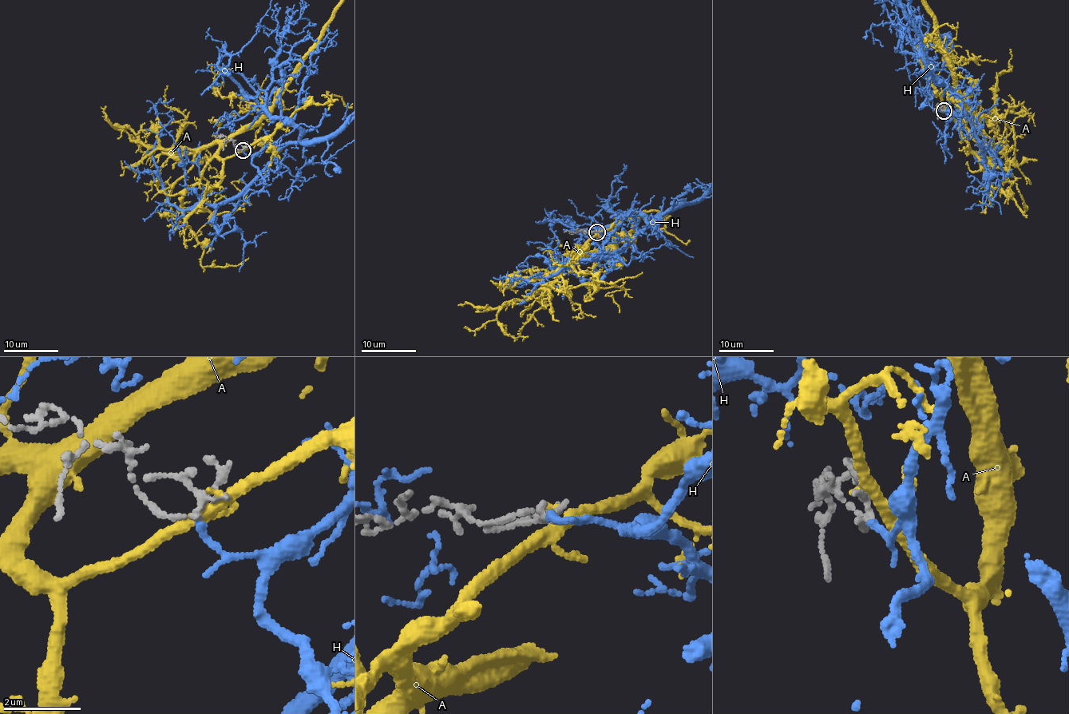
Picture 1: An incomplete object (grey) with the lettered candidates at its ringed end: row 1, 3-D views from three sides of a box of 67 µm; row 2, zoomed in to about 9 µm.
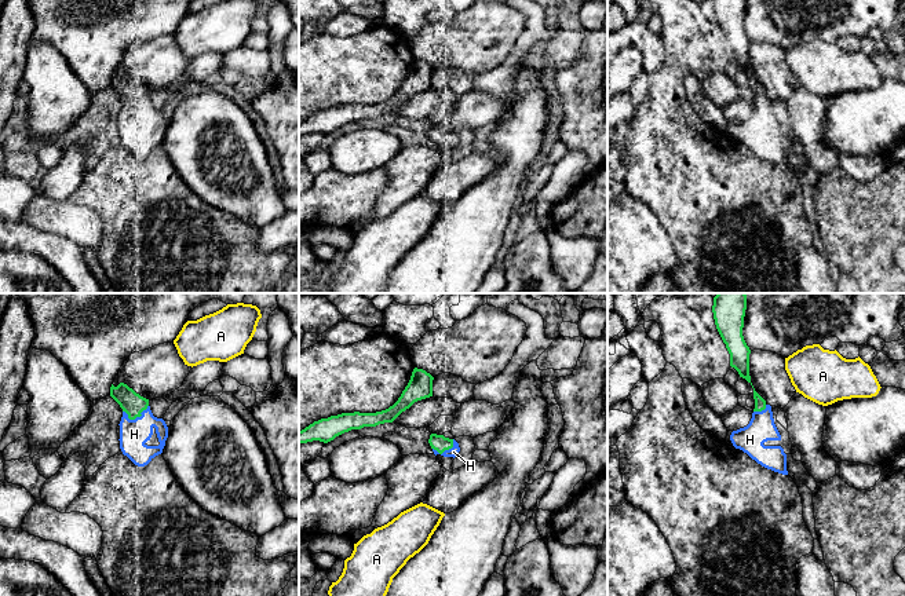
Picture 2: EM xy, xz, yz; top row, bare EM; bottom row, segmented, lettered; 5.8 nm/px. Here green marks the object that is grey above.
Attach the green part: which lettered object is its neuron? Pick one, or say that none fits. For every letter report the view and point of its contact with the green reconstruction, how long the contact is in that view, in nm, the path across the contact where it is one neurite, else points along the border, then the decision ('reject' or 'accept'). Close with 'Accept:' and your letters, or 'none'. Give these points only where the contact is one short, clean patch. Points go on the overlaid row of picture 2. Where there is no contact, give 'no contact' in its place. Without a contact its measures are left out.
A: no contact; reject
H: contact xy (135, 417); length 160 nm; accept
Accept: H

